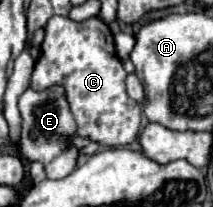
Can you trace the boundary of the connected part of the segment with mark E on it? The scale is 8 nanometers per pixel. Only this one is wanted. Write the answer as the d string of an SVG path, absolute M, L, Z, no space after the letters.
M51 86L47 90L27 88L19 98L19 110L23 118L21 136L17 142L21 156L31 158L31 162L41 162L45 166L47 178L65 178L71 174L77 168L81 150L69 144L75 138L75 118L71 114L63 86Z

